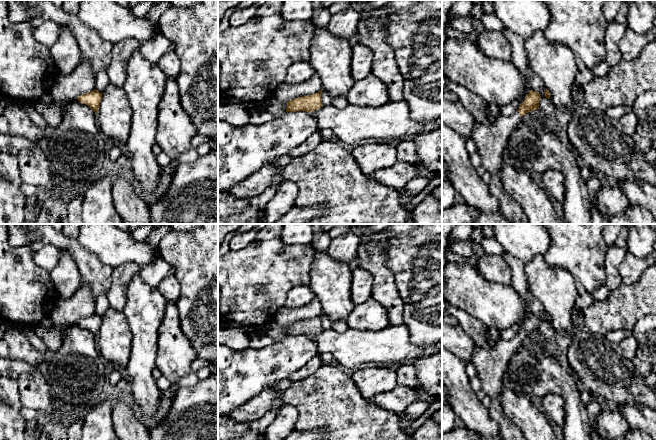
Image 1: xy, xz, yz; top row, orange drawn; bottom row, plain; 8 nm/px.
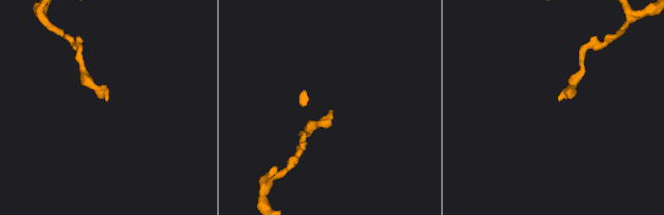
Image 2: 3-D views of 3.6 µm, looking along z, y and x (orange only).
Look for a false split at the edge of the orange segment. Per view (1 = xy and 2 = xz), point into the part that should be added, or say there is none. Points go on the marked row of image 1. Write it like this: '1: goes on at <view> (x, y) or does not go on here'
1: does not go on here
2: does not go on here

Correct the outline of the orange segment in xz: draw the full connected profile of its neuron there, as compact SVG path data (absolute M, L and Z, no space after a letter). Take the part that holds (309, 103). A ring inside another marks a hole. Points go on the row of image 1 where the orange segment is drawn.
M323 89L308 96L302 96L287 102L286 112L312 112L323 106L321 93Z

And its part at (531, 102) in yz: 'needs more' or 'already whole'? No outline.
needs more

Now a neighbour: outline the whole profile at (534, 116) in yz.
M540 109L532 110L526 113L522 118L533 124L543 124L543 119L540 112Z

